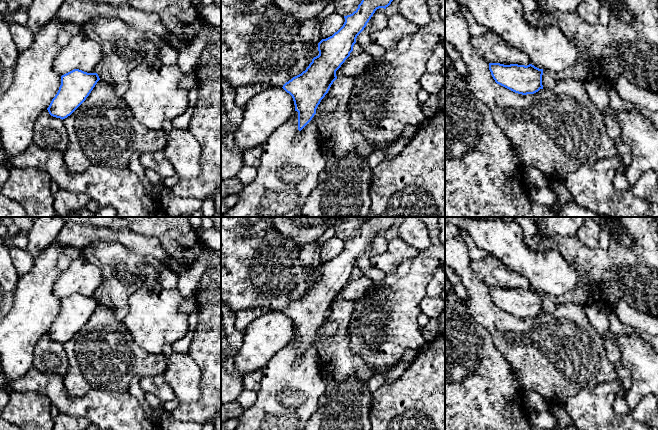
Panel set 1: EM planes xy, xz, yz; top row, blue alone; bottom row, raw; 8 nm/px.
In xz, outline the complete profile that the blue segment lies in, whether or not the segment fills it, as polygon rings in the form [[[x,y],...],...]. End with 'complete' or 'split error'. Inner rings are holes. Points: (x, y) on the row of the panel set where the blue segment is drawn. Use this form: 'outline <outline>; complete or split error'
outline [[[362,0],[358,8],[344,16],[343,26],[332,36],[318,43],[319,55],[301,74],[283,85],[294,101],[298,112],[298,130],[301,131],[314,117],[321,100],[337,79],[336,71],[353,51],[357,36],[379,8],[386,9],[393,0]]]; complete

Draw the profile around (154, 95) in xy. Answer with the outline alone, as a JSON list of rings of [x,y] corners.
[[[140,40],[139,47],[142,61],[129,73],[129,89],[122,99],[138,122],[161,130],[167,119],[180,116],[188,107],[188,92],[179,87],[185,73],[177,64],[163,64],[154,43]]]

